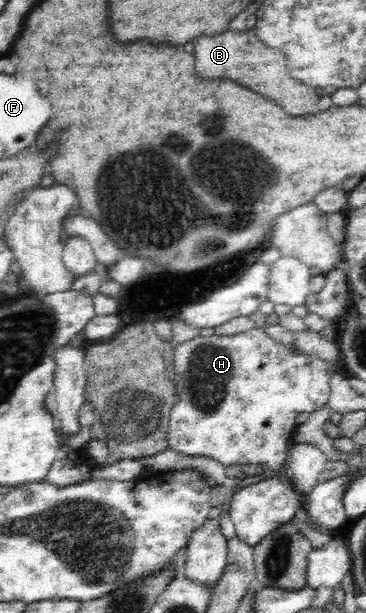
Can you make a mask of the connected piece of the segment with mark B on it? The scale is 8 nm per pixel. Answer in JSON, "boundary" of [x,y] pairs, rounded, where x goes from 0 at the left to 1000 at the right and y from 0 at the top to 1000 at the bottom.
{"boundary":[[[617,51],[617,54],[596,54],[596,57],[552,57],[552,60],[541,60],[541,67],[536,67],[536,116],[541,116],[549,129],[574,132],[628,129],[760,168],[776,176],[776,183],[795,191],[822,191],[880,183],[874,176],[869,176],[877,160],[866,155],[866,150],[852,142],[792,126],[787,116],[781,116],[781,96],[781,90],[776,90],[765,80],[738,80],[727,77],[727,73],[705,64],[694,51],[661,51],[661,54]]]}

